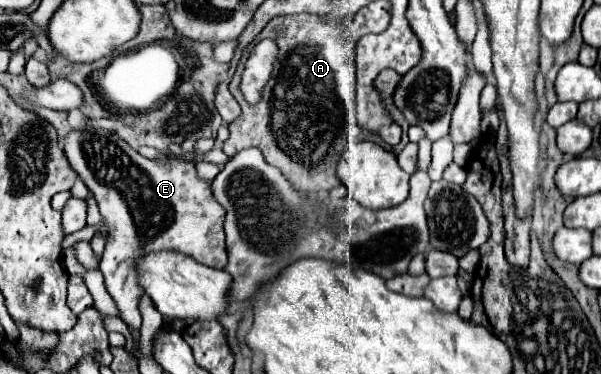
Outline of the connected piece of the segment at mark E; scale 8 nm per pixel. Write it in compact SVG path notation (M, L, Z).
M74 129L64 137L64 151L94 193L104 227L108 229L106 249L100 261L100 271L112 299L116 301L126 325L140 329L142 315L138 309L140 291L136 275L136 259L152 251L180 251L202 265L224 269L224 207L212 195L212 183L196 175L194 163L168 159L164 165L152 163L124 143L116 133L102 129Z

